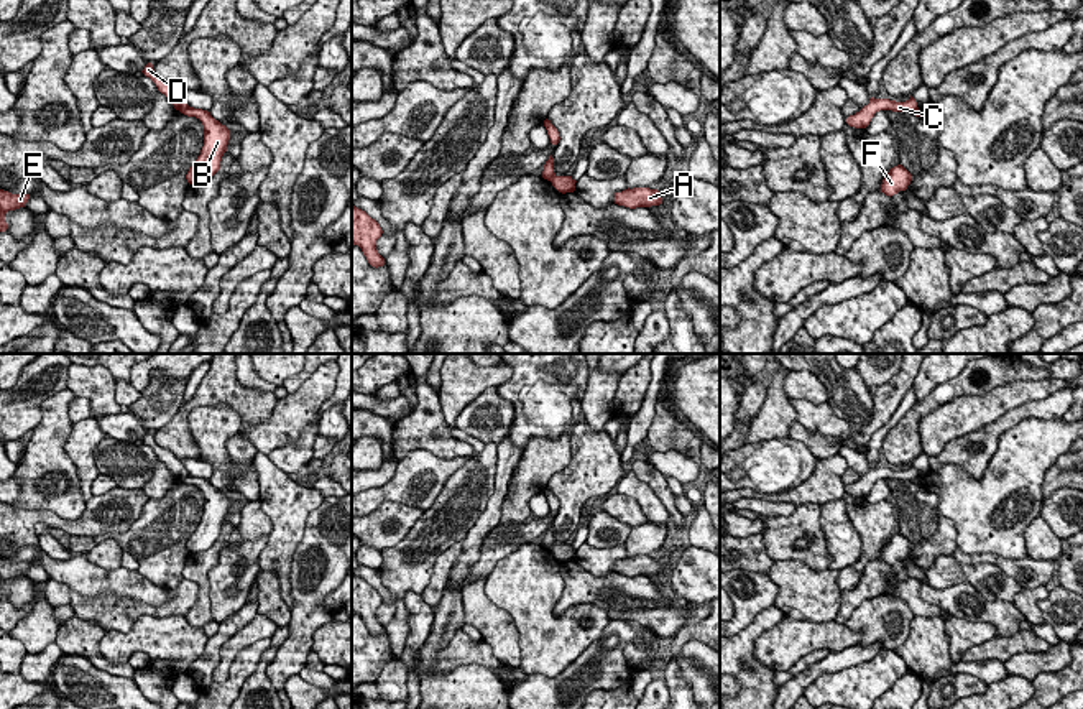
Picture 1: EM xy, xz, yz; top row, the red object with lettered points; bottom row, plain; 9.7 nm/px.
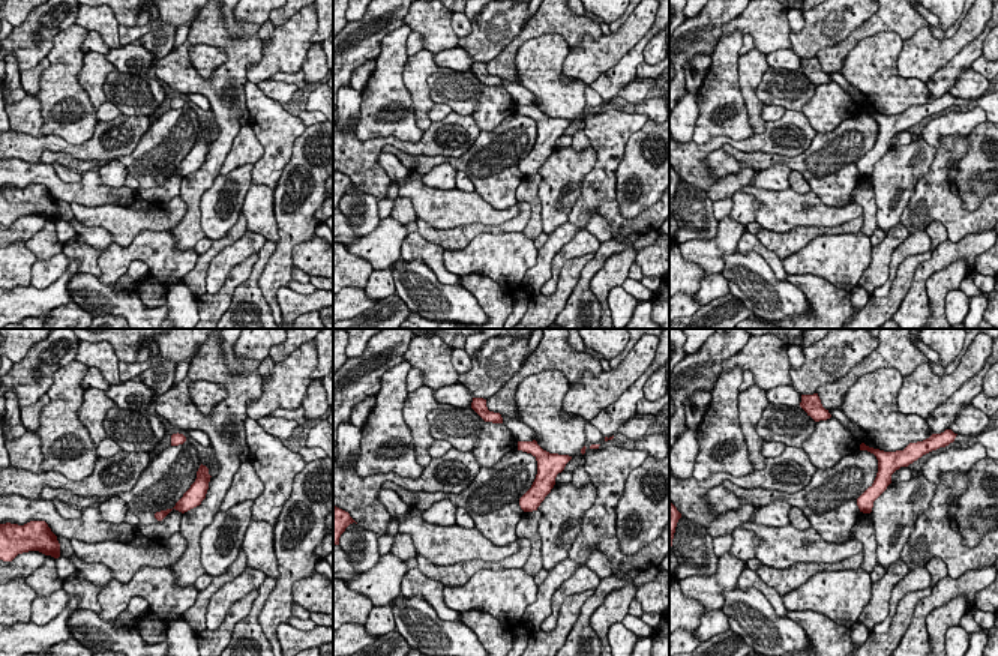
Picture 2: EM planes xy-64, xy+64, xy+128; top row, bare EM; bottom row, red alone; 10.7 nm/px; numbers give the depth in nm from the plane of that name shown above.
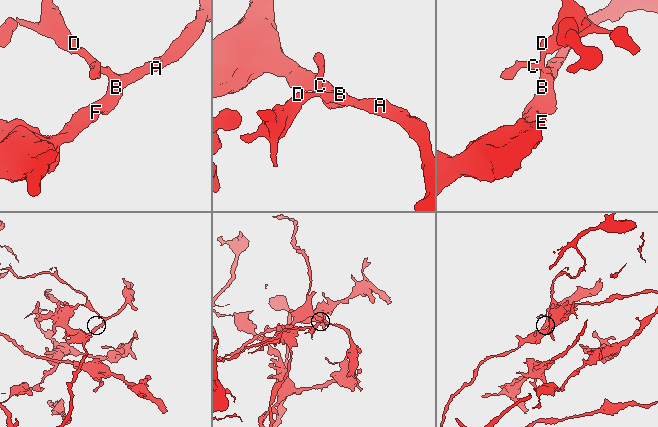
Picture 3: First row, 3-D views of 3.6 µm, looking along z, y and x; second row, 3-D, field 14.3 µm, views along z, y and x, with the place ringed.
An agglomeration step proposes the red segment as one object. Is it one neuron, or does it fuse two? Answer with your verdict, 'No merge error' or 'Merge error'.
Merge error

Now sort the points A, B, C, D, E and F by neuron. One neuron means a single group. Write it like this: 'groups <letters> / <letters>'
groups A B E F / C D

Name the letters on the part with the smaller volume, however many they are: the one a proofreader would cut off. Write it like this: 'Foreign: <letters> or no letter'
Foreign: C, D

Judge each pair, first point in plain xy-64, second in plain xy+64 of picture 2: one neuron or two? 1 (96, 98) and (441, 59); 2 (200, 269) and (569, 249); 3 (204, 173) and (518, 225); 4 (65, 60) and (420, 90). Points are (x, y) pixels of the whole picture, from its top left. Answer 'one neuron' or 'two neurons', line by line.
1: two neurons
2: two neurons
3: two neurons
4: two neurons

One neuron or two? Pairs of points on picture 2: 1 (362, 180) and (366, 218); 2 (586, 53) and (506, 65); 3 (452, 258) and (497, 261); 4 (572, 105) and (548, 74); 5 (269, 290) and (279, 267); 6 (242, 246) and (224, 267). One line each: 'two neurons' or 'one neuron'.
1: two neurons
2: two neurons
3: one neuron
4: one neuron
5: one neuron
6: one neuron

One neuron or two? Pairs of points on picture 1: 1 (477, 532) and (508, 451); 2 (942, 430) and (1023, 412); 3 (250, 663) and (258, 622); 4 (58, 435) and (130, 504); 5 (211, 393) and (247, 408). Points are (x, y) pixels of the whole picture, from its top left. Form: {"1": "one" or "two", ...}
{"1": "one", "2": "two", "3": "two", "4": "two", "5": "one"}

